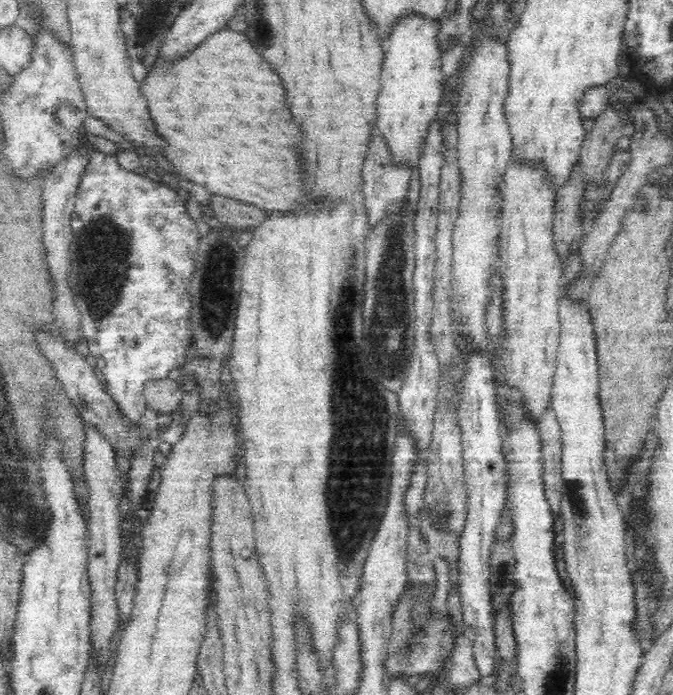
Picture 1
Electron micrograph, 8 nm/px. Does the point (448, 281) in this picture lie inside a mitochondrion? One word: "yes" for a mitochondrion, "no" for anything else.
no

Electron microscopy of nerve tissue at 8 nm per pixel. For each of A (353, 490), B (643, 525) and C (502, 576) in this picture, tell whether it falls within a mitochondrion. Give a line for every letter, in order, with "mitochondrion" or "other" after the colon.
A: mitochondrion
B: mitochondrion
C: mitochondrion

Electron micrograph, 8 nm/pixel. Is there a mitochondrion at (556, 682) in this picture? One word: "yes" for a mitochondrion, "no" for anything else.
yes

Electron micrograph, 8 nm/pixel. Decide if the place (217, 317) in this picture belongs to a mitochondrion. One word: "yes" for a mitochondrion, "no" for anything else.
yes

